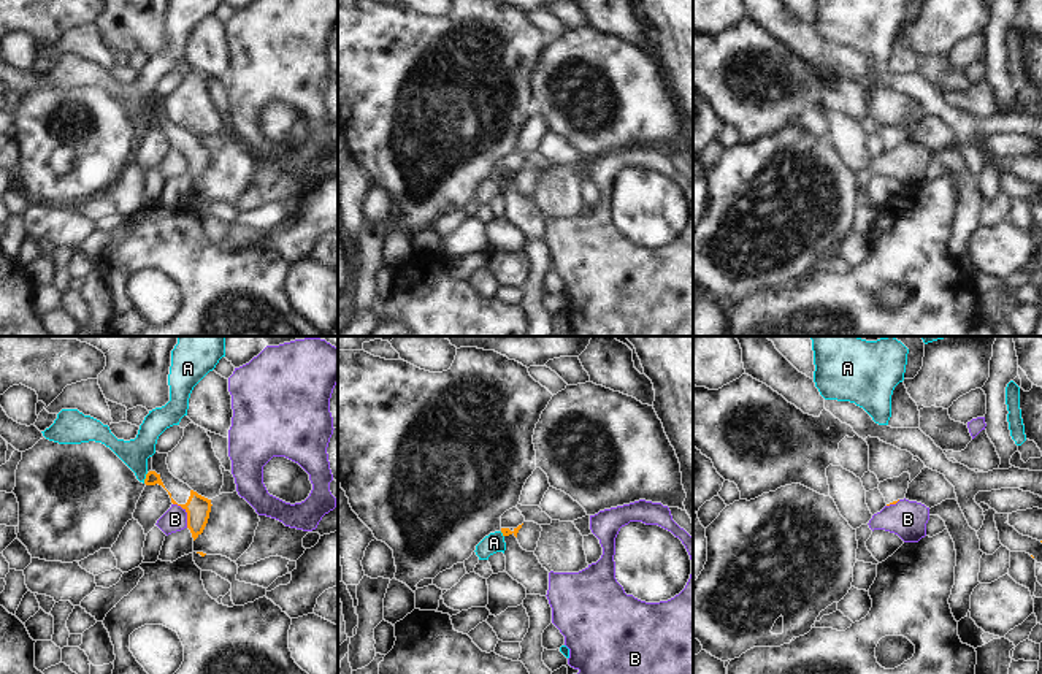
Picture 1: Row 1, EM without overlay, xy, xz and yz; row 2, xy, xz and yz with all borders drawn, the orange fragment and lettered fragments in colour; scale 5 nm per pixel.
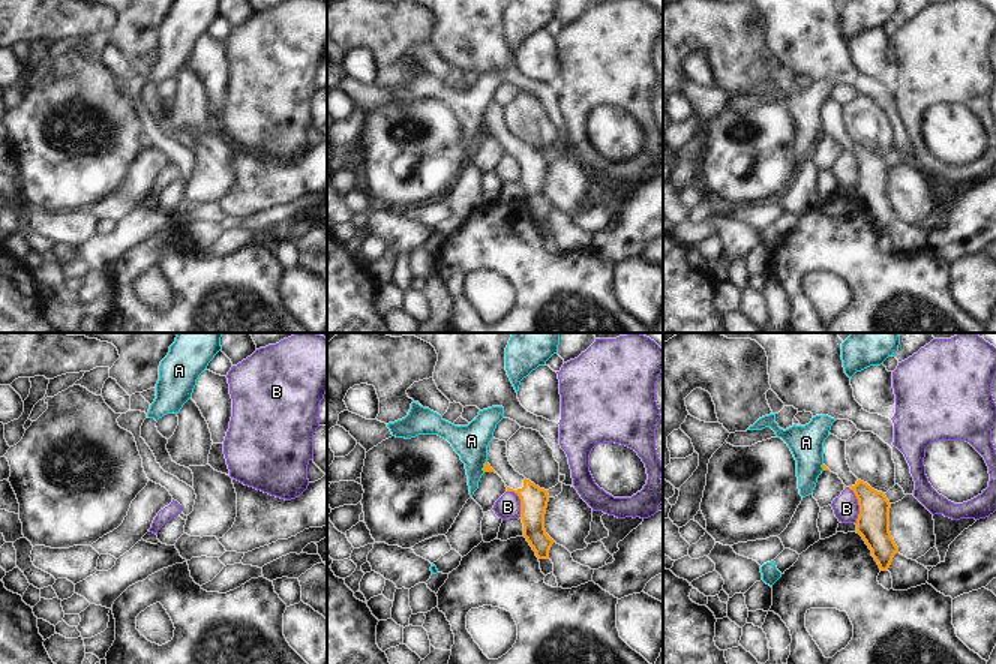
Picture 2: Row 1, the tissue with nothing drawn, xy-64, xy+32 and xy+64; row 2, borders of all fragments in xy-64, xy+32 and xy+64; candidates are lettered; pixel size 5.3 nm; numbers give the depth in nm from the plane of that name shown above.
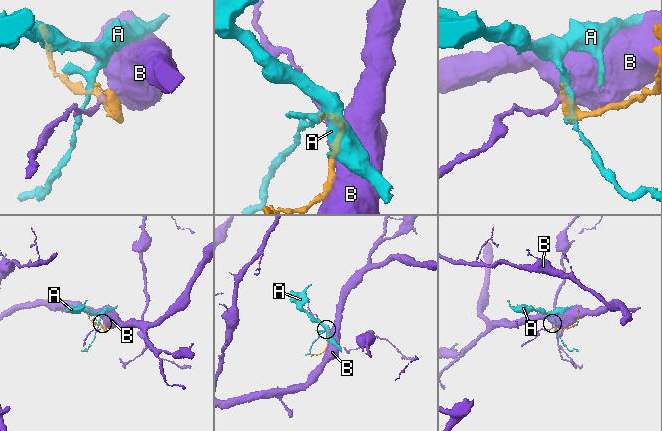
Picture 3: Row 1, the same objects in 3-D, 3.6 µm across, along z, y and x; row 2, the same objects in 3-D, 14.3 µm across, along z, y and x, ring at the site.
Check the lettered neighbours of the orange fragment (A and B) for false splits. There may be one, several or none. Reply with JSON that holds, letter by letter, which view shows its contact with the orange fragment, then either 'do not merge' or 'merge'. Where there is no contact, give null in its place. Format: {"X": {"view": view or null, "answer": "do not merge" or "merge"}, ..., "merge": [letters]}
{"A": {"view": "xy", "answer": "do not merge"}, "B": {"view": "xy", "answer": "do not merge"}, "merge": []}

